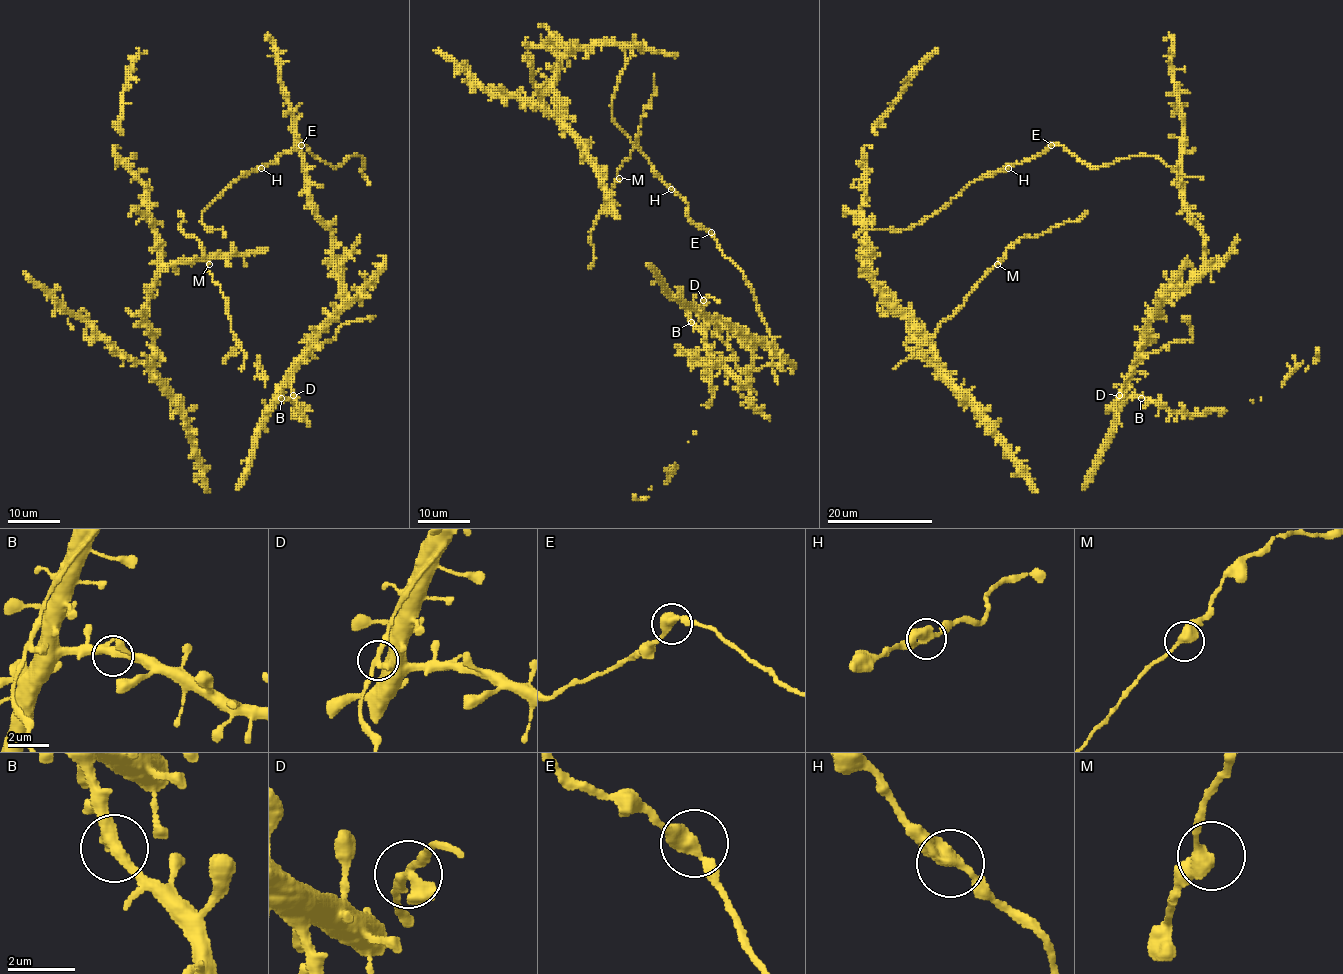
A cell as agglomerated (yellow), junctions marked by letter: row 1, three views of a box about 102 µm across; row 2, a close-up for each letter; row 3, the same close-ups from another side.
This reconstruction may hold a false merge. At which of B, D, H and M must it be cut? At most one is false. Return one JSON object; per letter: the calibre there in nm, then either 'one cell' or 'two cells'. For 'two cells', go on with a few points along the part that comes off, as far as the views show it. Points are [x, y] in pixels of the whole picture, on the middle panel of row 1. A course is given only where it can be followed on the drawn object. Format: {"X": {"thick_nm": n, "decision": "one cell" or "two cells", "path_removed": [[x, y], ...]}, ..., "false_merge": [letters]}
{"B": {"thick_nm": 380, "decision": "one cell"}, "D": {"thick_nm": 360, "decision": "one cell"}, "H": {"thick_nm": 420, "decision": "one cell"}, "M": {"thick_nm": 400, "decision": "one cell"}, "false_merge": []}

